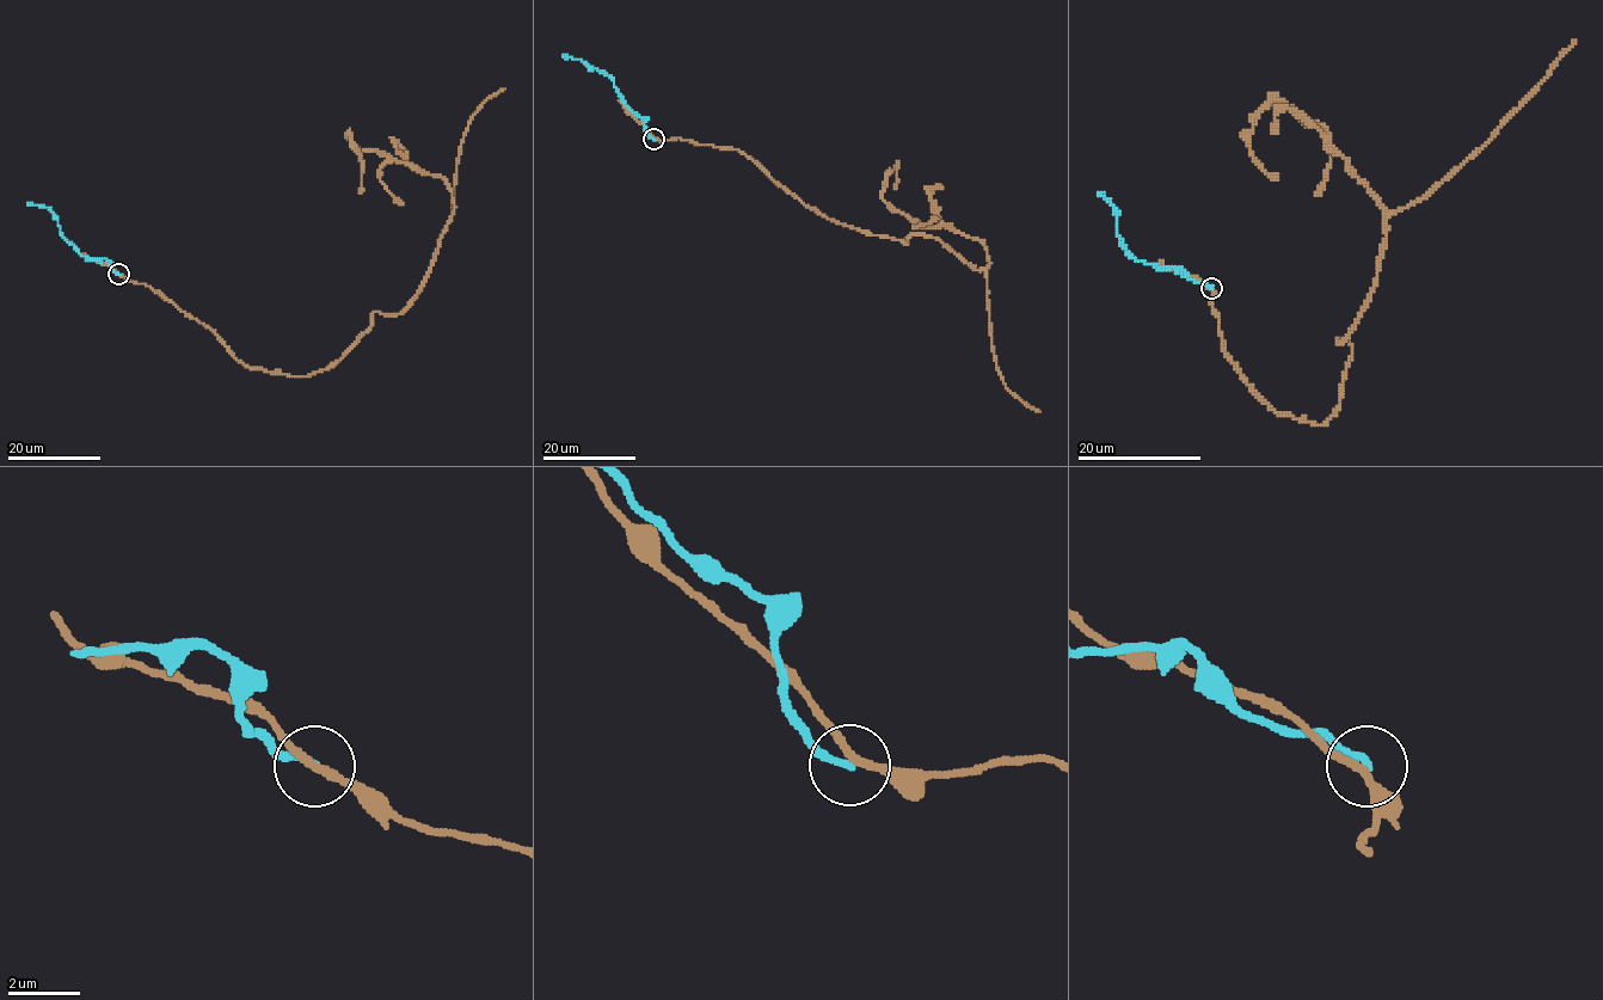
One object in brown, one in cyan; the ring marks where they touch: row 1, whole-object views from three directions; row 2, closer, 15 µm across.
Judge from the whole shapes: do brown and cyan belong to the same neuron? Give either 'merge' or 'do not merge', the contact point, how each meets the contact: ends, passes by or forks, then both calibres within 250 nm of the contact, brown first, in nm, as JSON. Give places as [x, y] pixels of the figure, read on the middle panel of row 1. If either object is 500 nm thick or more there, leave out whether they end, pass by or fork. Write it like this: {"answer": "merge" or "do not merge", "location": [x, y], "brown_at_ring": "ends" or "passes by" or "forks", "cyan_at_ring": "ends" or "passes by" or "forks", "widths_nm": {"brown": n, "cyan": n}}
{"answer": "do not merge", "location": [653, 139], "brown_at_ring": "passes by", "cyan_at_ring": "ends", "widths_nm": {"brown": 220, "cyan": 200}}

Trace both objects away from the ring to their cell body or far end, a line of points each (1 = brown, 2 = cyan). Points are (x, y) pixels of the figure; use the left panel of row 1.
1: (120, 274), (247, 367), (325, 370), (372, 314), (416, 295), (454, 210), (442, 177), (348, 134), (358, 190)
2: (118, 274), (109, 268), (106, 259), (79, 252), (62, 237), (56, 215), (48, 208), (26, 203)

